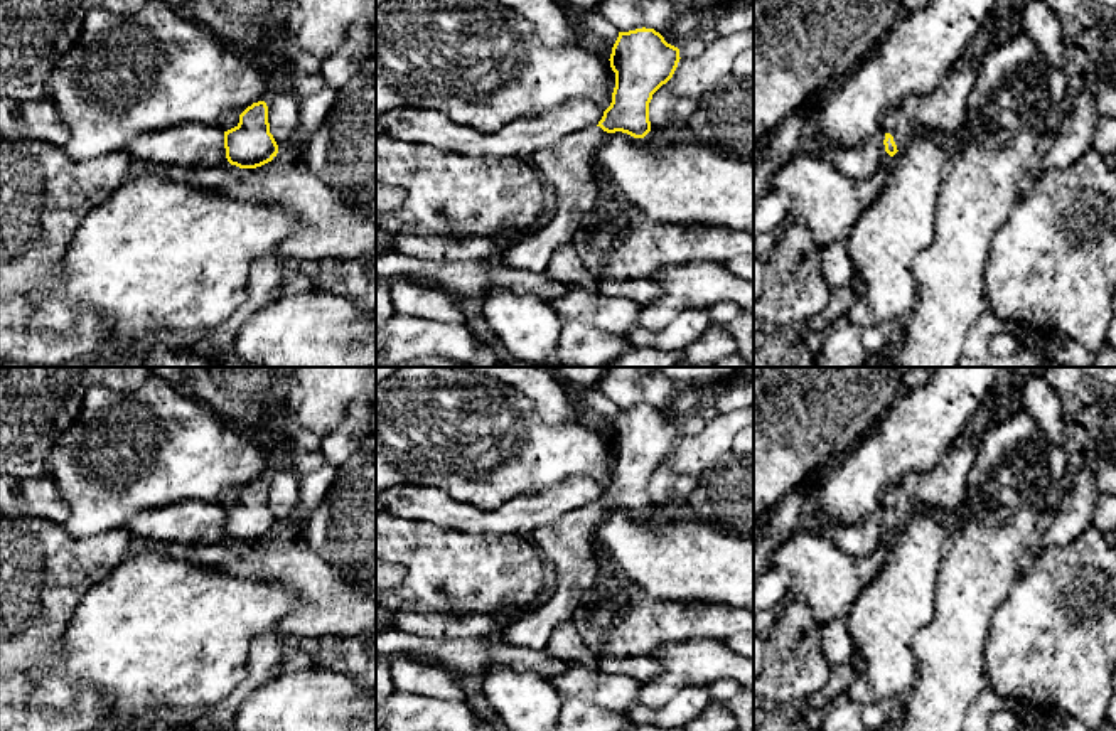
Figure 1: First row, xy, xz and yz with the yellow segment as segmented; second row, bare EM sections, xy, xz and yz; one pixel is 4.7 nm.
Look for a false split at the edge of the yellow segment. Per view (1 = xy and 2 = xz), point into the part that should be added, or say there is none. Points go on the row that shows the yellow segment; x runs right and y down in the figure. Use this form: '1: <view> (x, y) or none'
1: none
2: xz (570, 164)

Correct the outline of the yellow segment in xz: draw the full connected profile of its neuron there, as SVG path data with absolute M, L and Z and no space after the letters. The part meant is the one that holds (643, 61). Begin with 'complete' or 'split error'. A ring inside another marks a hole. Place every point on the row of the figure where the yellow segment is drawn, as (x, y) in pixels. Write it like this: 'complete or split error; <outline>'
split error; M654 29L619 32L610 67L615 72L612 103L602 120L543 147L529 157L543 180L556 190L556 212L548 226L506 243L499 264L543 273L553 253L571 243L583 216L600 200L597 152L615 131L644 138L651 131L649 103L679 62L679 49Z

